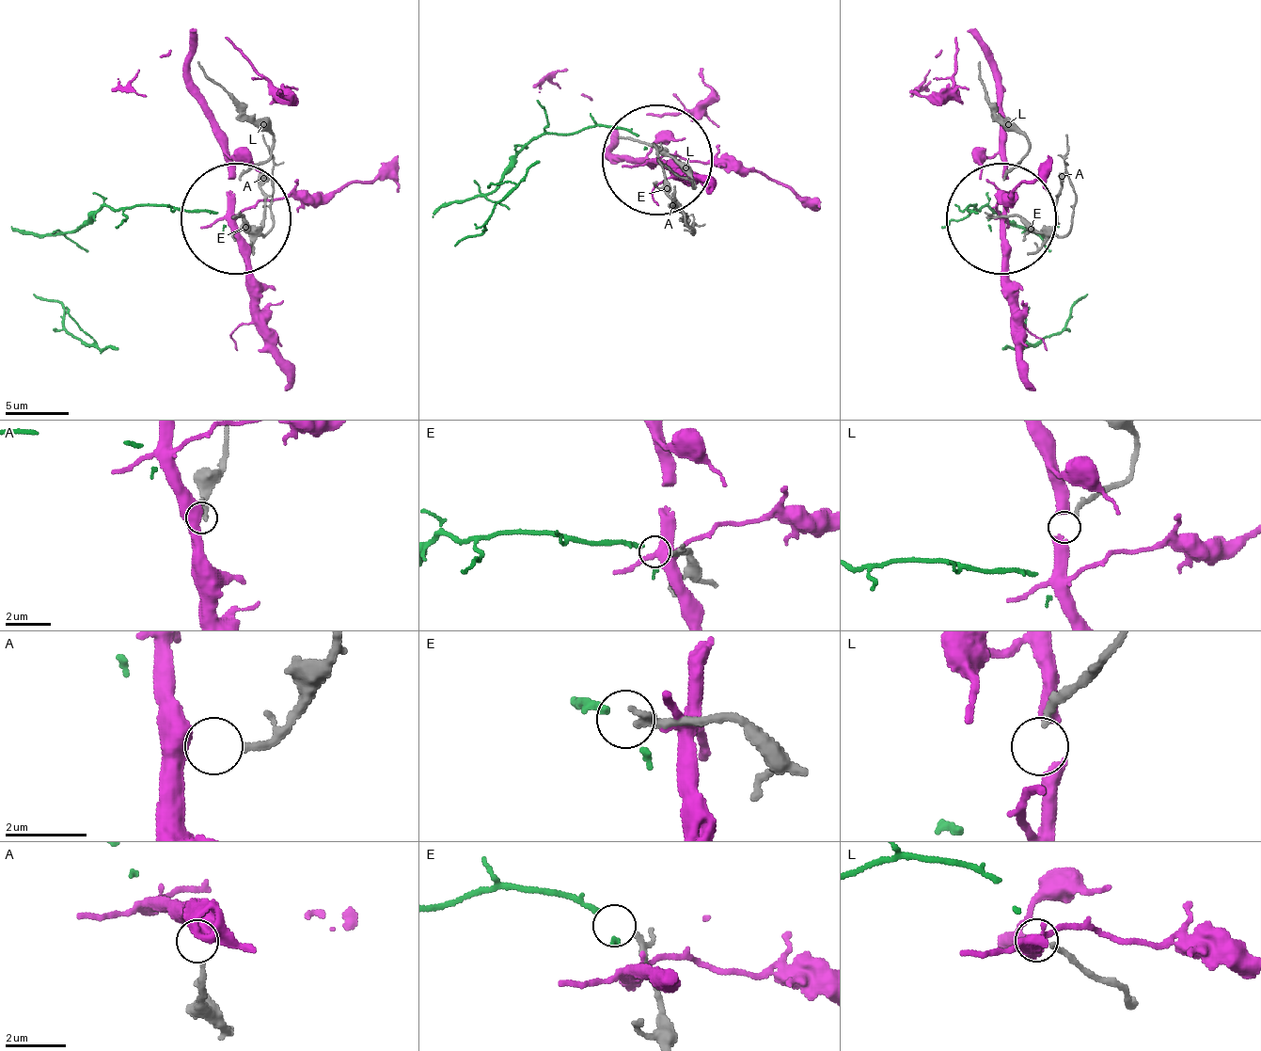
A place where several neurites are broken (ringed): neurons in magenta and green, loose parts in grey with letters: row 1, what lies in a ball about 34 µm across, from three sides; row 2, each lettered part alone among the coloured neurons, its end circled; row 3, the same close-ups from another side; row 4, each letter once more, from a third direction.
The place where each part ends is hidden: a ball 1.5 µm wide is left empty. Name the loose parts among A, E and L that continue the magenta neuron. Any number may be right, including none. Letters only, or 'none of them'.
none of them

